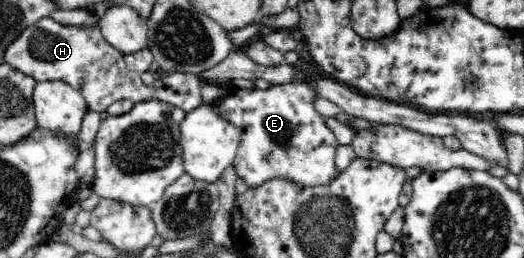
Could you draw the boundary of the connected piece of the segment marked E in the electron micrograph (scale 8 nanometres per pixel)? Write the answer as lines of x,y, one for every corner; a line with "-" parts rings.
291,81
285,85
271,85
268,89
232,88
223,99
211,105
223,120
238,129
240,144
233,161
237,176
243,178
248,188
257,189
273,179
285,179
298,183
300,187
325,187
339,177
335,168
335,150
339,142
326,125
326,118
315,109
319,92
312,83

